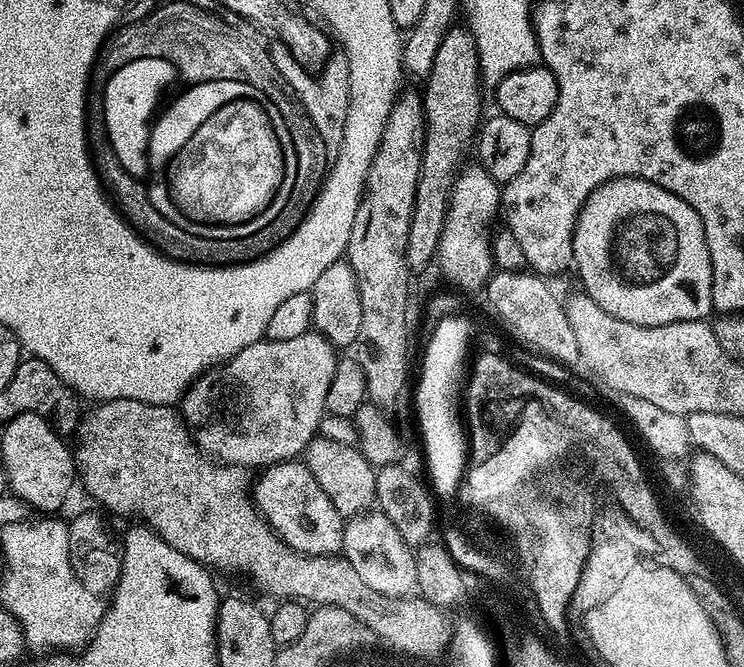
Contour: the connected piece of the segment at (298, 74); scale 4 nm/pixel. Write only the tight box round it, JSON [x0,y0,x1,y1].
[270,42,350,163]

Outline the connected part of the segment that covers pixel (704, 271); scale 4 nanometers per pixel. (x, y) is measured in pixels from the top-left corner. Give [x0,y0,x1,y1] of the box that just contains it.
[572,176,713,326]

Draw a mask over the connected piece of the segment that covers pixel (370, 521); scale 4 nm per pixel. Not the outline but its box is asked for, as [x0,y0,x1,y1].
[341,510,419,599]

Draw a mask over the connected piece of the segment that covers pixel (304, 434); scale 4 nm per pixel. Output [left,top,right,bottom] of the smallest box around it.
[178,330,336,466]

